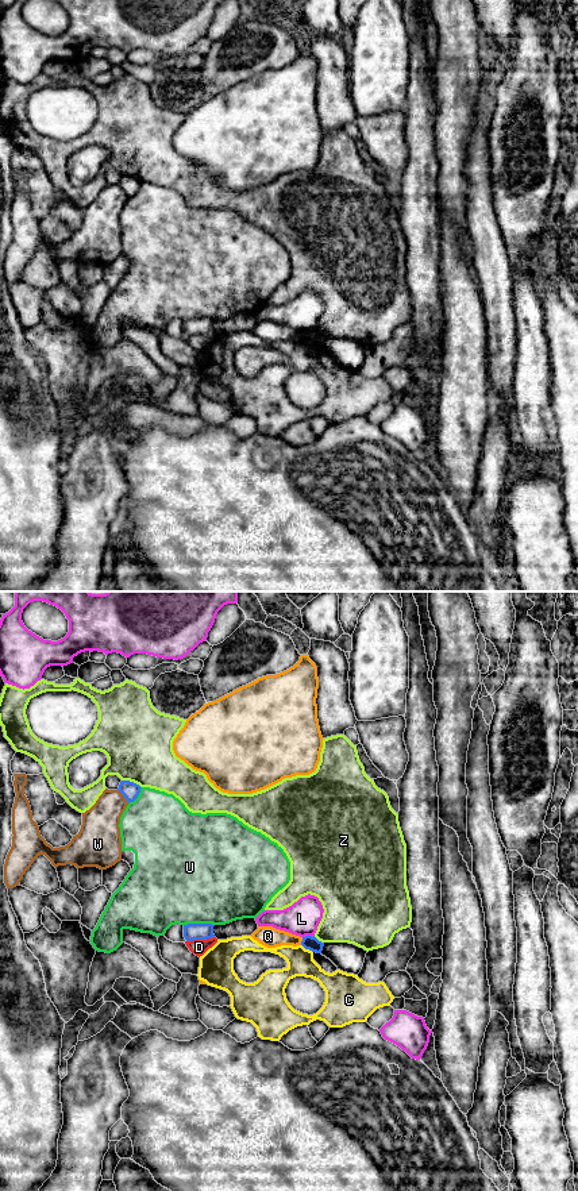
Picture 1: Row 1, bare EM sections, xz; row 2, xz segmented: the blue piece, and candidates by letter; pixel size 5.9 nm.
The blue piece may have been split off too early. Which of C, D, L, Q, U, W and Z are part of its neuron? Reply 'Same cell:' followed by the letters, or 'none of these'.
Same cell: none of these

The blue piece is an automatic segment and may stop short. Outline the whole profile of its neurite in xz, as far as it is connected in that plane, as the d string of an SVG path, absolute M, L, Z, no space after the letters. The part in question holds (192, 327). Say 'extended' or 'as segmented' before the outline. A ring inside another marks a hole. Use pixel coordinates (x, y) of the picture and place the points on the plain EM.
as segmented; M188 319L184 320L184 332L186 336L207 335L215 332L212 319Z

